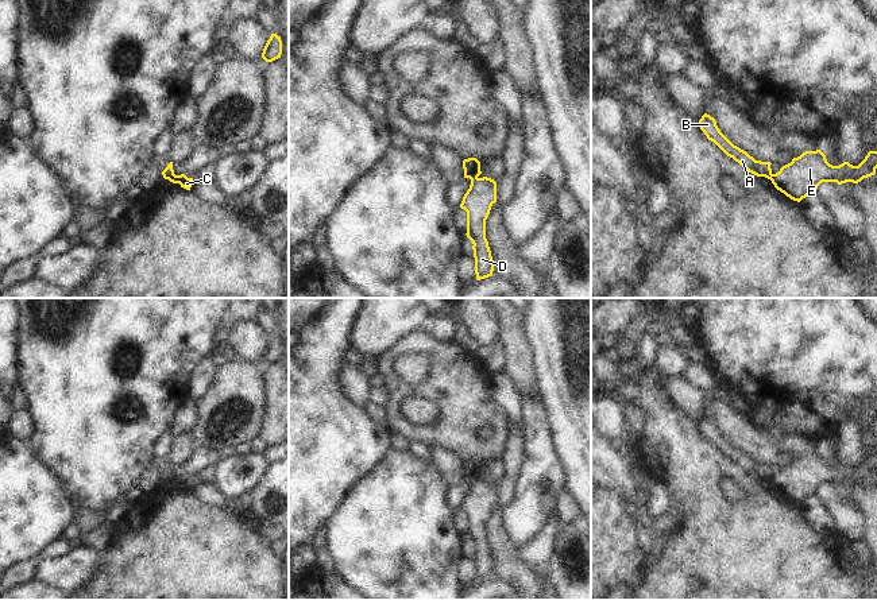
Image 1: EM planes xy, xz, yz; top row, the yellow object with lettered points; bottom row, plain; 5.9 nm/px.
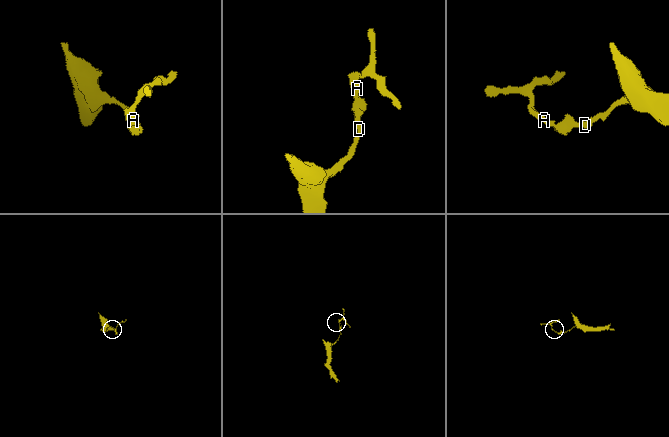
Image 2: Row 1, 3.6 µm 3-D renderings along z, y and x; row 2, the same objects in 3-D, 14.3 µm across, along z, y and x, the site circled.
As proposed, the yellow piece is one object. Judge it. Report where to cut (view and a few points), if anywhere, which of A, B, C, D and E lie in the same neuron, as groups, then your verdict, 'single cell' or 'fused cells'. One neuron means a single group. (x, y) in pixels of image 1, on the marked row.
xz (476, 175), (471, 180) | A B / C D E | fused cells

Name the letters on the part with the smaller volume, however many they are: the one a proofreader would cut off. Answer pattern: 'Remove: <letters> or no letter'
Remove: A, B

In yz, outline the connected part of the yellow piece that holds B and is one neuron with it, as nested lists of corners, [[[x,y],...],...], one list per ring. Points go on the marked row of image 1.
[[[704,113],[699,120],[699,127],[704,132],[708,140],[714,142],[727,156],[733,158],[749,173],[757,177],[765,177],[770,179],[772,169],[770,162],[756,160],[746,151],[734,146],[718,128],[716,121],[710,115]]]

